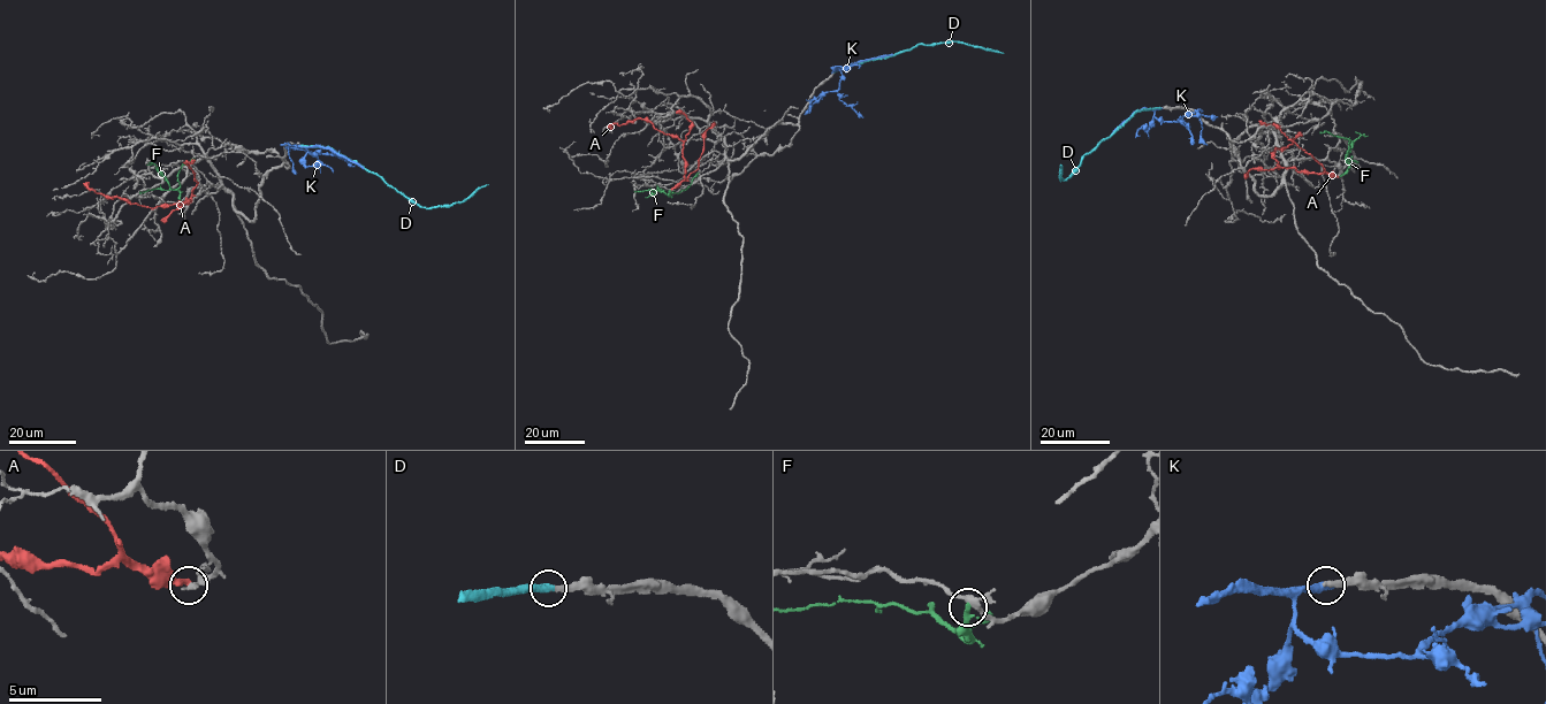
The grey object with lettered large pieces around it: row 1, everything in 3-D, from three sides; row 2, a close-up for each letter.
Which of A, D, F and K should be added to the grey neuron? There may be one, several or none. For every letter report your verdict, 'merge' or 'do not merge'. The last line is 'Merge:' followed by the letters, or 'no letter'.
A: do not merge
D: merge
F: do not merge
K: do not merge
Merge: D

